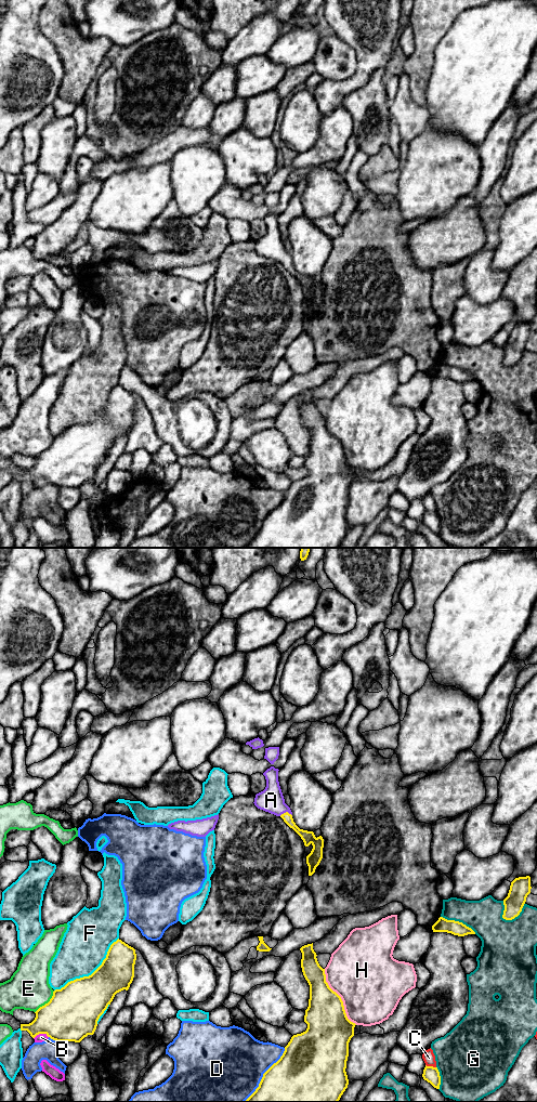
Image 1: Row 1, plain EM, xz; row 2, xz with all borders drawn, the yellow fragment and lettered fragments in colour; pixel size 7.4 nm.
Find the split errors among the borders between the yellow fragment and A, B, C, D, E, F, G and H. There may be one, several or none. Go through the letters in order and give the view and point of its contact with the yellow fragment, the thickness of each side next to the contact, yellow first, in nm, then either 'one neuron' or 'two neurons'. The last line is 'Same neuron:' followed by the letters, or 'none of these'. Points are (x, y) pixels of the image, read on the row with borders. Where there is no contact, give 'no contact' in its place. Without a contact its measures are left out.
A: meets yellow in xz at (285, 813); 90 nm thick on the yellow side, 180 nm on the other; one neuron
B: meets yellow in xz at (40, 1033); 360 nm thick on the yellow side, 60 nm on the other; two neurons
C: meets yellow in xz at (431, 1066); 120 nm thick on the yellow side, 90 nm on the other; two neurons
D: meets yellow in xz at (263, 1075); 500 nm thick on the yellow side, 500 nm on the other; two neurons
E: meets yellow in xz at (48, 1002); 380 nm thick on the yellow side, 320 nm on the other; two neurons
F: meets yellow in xz at (91, 974); 360 nm thick on the yellow side, 340 nm on the other; two neurons
G: meets yellow in xz at (515, 916); 150 nm thick on the yellow side, 400 nm on the other; two neurons
H: meets yellow in xz at (340, 998); 320 nm thick on the yellow side, 480 nm on the other; two neurons
Same neuron: A

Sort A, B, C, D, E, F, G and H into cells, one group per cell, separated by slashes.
A / B / C / D / E / F / G / H

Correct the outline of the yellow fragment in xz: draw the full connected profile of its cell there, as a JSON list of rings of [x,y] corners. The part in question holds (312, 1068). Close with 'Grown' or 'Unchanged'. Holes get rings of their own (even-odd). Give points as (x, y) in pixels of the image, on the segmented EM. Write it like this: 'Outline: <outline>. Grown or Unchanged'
Outline: [[[313,943],[300,950],[302,972],[310,985],[304,1015],[307,1028],[291,1037],[280,1059],[263,1074],[259,1087],[245,1102],[338,1102],[348,1088],[349,1042],[356,1024],[348,1019],[341,997],[326,982],[325,969],[317,961]]]. Unchanged

